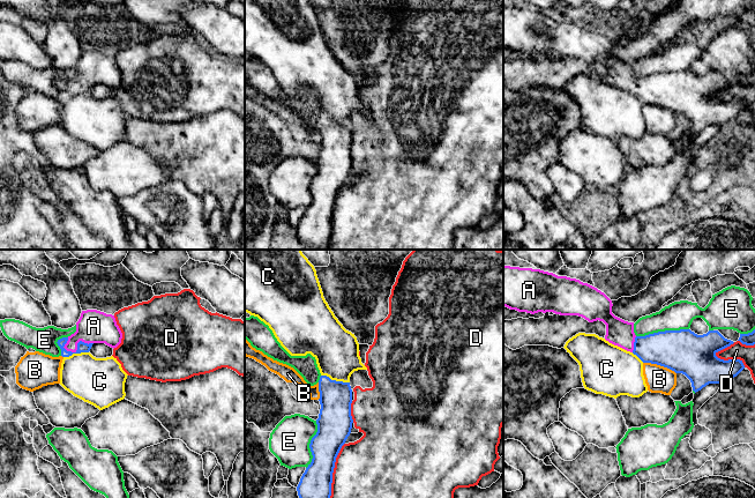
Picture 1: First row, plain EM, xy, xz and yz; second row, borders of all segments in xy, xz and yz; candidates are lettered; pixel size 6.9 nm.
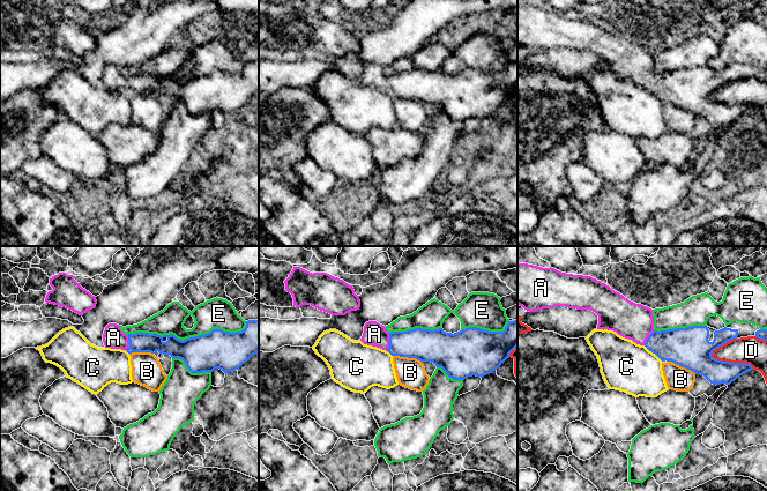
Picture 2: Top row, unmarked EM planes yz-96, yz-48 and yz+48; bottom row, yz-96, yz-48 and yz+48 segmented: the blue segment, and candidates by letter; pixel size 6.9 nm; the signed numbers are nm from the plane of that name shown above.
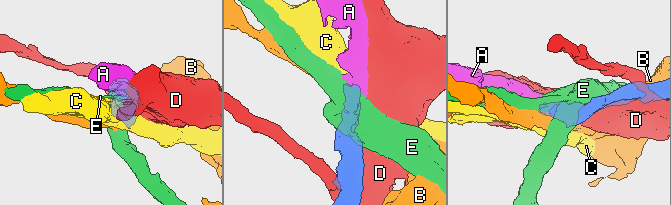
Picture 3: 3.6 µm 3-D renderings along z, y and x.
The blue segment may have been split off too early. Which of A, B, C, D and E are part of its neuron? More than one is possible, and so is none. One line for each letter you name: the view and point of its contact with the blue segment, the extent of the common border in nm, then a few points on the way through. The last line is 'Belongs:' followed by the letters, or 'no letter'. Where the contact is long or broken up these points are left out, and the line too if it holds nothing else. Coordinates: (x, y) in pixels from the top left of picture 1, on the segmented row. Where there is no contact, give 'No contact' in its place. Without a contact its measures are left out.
A: Touches blue at xy (77, 346). Shared border 220 nm. Path across: xy (82, 347), (77, 346), (94, 326)
Belongs: A

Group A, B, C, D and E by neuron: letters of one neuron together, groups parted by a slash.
A / B / C / D / E

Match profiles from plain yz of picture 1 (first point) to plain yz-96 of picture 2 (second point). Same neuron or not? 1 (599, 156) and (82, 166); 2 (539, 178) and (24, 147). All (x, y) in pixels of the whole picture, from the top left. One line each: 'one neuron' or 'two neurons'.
1: one neuron
2: one neuron

